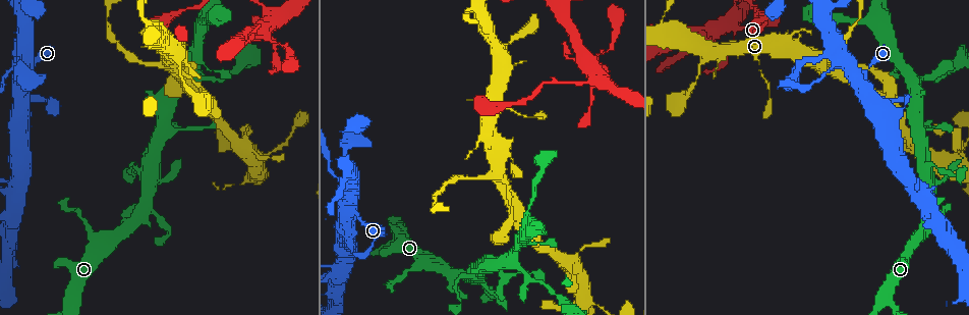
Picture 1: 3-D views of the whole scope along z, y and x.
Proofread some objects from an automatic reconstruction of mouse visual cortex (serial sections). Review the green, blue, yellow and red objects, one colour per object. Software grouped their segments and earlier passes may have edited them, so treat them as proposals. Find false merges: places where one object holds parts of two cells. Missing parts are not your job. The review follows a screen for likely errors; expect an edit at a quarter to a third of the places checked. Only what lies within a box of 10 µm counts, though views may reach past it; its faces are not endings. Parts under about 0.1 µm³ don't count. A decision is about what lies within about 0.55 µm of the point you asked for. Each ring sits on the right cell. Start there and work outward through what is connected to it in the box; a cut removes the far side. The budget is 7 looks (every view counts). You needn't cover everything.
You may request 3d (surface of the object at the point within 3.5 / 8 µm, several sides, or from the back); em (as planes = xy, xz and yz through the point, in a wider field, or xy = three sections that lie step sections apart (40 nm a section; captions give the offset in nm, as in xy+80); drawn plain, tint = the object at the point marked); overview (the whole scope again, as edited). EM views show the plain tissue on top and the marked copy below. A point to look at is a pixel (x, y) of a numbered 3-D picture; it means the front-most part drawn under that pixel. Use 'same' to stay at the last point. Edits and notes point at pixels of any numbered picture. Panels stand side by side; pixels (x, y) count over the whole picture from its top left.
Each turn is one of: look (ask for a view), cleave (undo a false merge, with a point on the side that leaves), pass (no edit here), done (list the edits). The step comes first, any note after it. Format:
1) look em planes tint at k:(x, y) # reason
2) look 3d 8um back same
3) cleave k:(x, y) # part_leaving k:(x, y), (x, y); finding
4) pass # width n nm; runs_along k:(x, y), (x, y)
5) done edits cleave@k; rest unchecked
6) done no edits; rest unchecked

look 3d 3.5um at 1:(269, 17) # thin arm on a thick one

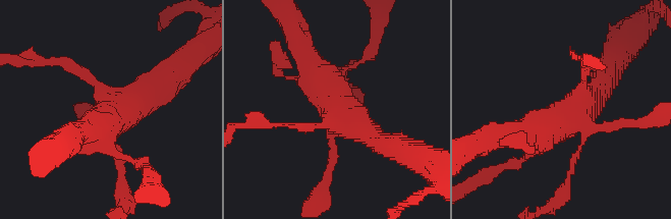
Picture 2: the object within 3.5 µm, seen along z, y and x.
look em xy step 1 tint at 2:(110, 100)

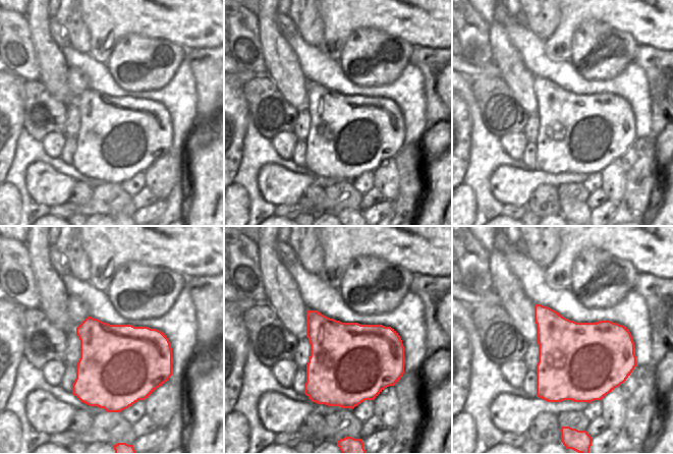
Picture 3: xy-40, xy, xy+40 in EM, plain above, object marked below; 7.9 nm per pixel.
pass # runs_along 2:(583, 58), (578, 102), (528, 130); all the same cell

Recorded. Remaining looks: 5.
look 3d 3.5um at 1:(175, 70) # calibre changes

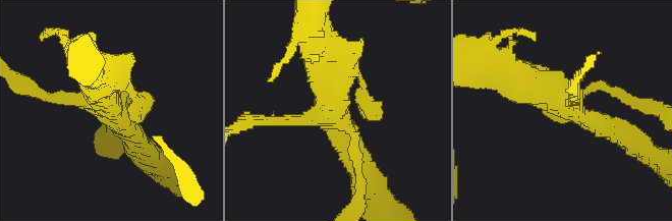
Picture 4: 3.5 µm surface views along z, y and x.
look em xy step 1 tint at 4:(337, 119) # need the tissue

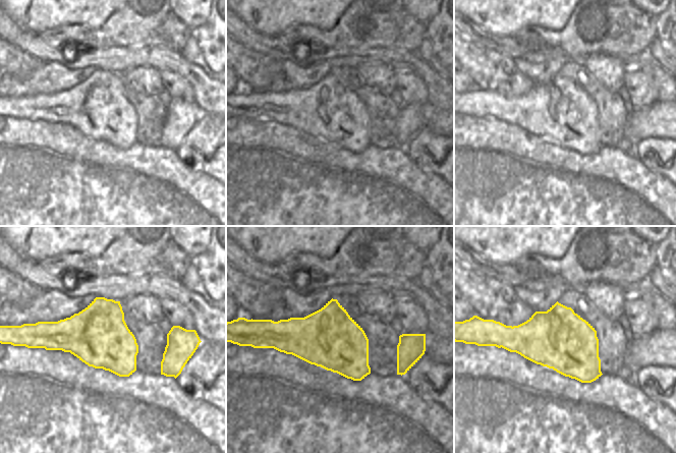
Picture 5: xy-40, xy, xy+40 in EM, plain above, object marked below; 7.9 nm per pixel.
look em xy step 2 tint same

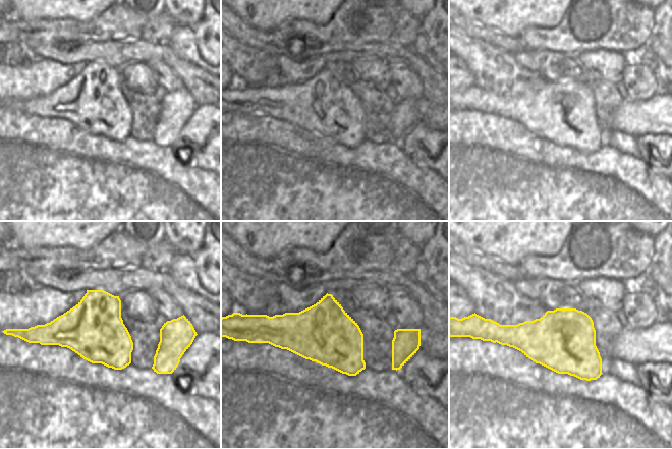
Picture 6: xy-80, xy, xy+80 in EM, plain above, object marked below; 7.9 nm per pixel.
cleave 4:(38, 95) # border 6:(280, 315), (267, 342); a second cell is stuck on

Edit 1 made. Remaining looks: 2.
look 3d 3.5um at 1:(339, 269) # sharp bend

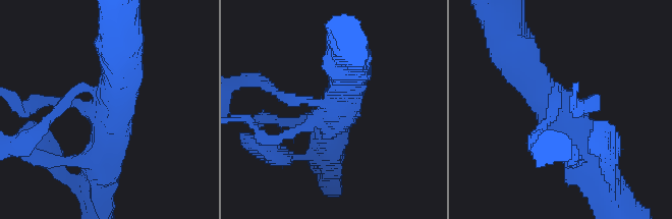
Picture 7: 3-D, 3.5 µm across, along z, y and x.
look em xy step 3 tint at 7:(333, 102) # shape alone is not enough

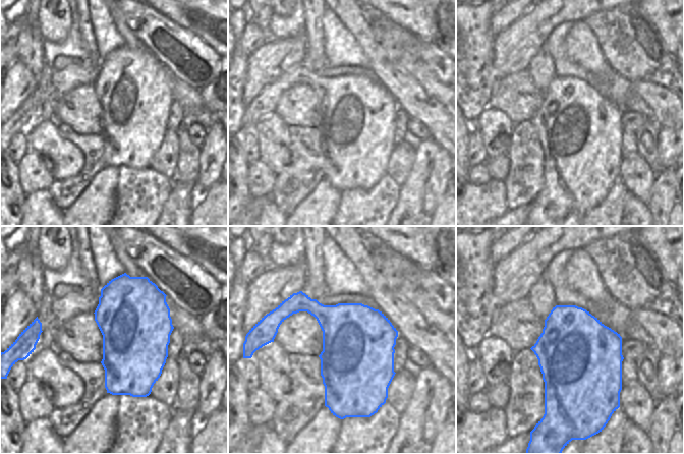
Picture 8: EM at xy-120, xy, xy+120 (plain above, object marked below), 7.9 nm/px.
pass # runs_along 7:(117, 57), (117, 105), (79, 89), (67, 108); one cell here

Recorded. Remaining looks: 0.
done edits cleave@4; rest unchecked

